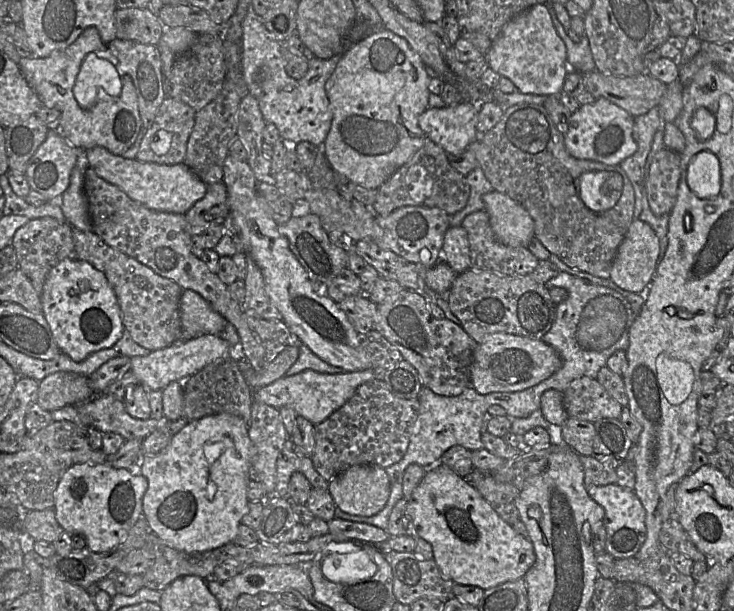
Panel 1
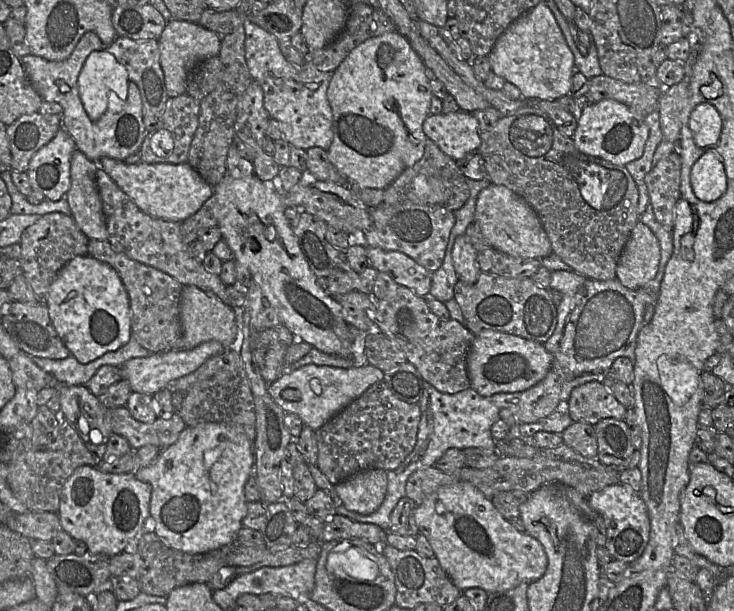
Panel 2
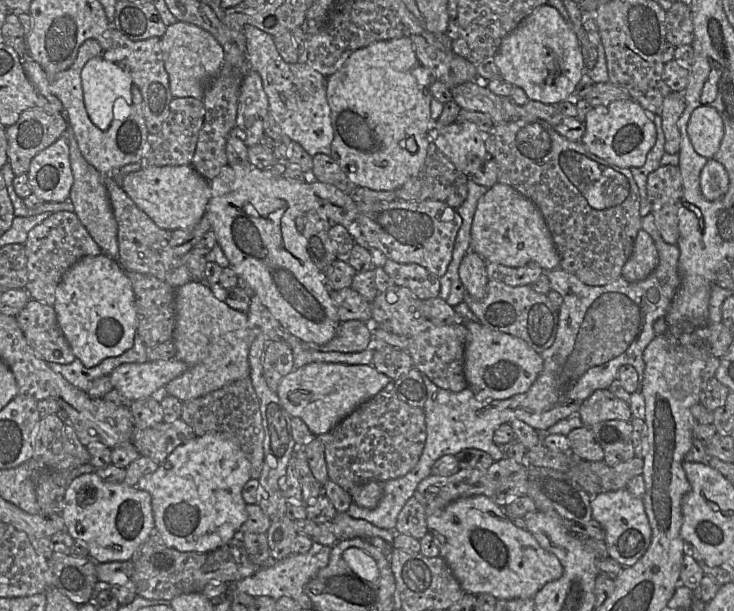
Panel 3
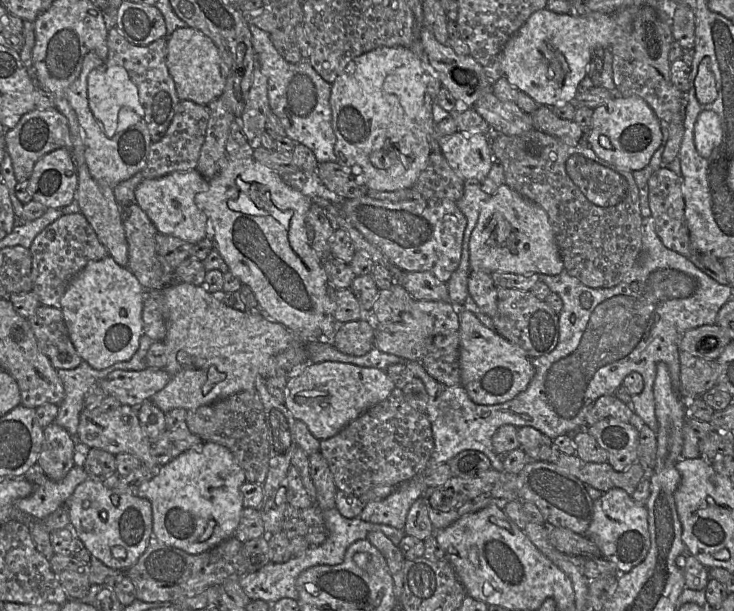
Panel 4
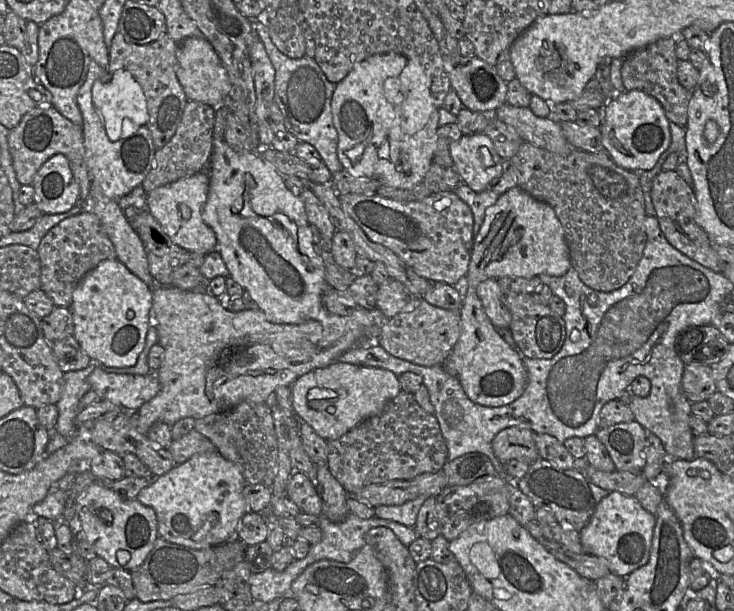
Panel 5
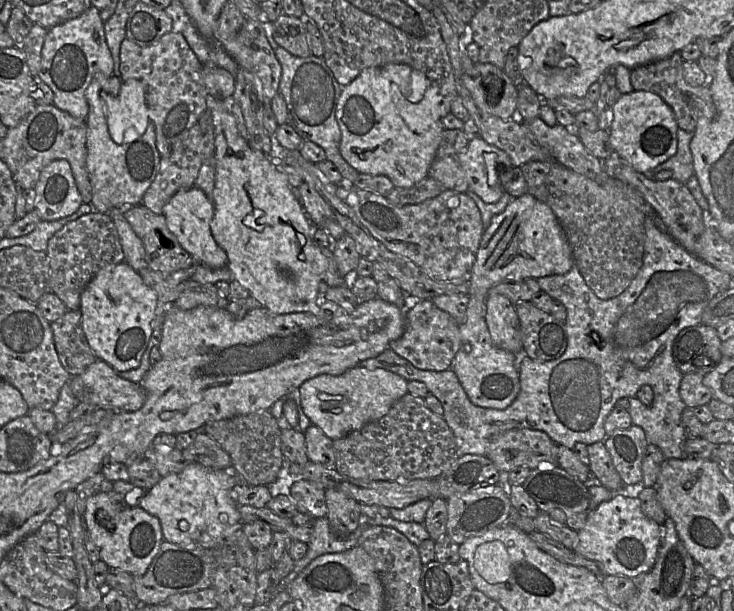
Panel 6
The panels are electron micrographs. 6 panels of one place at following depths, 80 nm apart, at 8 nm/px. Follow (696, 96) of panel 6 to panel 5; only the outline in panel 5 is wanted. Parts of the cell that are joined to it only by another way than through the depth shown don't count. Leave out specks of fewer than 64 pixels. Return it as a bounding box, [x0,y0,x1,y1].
[621,37,692,127]

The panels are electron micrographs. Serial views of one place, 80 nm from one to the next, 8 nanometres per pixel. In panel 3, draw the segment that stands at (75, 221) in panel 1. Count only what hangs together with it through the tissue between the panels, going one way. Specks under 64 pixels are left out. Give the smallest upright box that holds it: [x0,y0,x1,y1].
[64,121,118,260]

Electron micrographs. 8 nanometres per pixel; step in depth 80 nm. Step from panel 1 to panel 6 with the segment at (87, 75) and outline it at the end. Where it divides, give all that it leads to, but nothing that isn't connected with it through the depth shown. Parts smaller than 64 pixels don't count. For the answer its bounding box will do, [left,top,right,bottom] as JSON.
[100,79,150,144]

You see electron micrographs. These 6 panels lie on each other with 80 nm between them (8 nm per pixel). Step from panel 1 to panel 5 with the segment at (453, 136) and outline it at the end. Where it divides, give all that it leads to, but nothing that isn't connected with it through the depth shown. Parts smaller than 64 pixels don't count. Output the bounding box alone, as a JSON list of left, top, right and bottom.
[449,133,503,192]

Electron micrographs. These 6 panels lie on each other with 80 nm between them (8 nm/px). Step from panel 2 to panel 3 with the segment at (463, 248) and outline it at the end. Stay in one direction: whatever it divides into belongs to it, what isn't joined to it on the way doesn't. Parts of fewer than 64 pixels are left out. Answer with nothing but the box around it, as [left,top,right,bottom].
[459,250,488,299]

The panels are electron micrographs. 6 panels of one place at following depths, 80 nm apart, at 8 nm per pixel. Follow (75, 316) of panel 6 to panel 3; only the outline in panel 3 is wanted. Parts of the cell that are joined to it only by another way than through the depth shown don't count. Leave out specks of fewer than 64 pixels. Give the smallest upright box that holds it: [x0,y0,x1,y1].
[15,299,75,364]

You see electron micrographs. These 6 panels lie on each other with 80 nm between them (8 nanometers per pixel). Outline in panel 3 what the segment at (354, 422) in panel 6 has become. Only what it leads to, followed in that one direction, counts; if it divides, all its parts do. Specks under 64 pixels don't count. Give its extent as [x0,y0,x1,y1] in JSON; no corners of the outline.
[276,362,390,436]

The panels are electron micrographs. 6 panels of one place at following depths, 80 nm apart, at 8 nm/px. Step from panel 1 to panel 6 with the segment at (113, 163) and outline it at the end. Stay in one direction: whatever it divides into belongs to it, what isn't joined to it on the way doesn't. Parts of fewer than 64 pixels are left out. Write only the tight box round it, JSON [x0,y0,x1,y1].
[162,186,227,269]

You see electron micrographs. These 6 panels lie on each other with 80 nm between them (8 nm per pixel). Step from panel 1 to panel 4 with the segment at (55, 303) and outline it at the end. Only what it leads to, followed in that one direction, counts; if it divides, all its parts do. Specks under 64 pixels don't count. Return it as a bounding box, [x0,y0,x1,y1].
[60,255,144,370]

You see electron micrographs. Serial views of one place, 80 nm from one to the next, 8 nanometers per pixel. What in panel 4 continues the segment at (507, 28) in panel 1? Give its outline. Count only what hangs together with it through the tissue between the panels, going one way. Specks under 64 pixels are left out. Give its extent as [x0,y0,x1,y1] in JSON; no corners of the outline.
[502,9,634,107]

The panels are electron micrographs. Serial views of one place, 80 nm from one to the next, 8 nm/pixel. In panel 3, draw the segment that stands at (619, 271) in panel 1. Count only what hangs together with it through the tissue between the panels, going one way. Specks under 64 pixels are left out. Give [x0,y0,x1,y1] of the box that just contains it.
[621,229,658,282]

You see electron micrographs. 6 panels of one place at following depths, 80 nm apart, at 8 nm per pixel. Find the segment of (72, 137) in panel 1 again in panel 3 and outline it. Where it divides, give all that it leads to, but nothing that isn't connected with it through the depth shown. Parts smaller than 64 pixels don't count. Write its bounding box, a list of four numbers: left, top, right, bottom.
[21,39,149,176]

